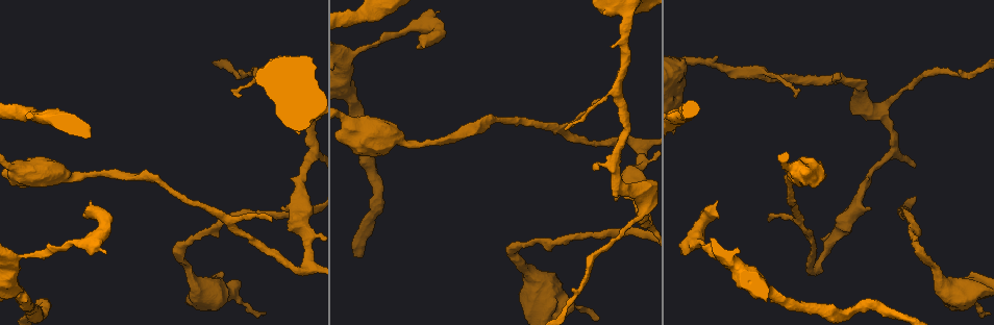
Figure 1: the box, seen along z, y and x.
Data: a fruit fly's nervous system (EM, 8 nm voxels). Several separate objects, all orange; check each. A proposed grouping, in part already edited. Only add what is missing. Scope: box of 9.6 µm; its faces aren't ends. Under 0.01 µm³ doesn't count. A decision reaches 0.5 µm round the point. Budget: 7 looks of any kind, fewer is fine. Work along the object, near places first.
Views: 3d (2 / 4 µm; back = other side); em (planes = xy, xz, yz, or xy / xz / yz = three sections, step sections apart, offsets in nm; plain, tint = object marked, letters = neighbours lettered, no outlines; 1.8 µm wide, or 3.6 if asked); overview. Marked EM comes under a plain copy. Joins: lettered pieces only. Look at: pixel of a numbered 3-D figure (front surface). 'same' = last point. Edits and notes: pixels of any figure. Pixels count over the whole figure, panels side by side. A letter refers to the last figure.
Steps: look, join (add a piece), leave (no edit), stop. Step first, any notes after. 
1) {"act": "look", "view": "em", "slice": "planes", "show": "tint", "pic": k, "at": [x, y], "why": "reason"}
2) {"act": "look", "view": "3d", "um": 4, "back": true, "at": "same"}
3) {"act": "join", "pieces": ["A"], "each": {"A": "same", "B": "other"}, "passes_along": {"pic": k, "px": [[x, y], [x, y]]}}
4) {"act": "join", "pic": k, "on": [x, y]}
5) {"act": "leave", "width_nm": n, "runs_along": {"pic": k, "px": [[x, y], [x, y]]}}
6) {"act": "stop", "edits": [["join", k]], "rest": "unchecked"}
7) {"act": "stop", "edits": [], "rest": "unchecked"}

{"act": "look", "view": "em", "um": 3.6, "slice": "planes", "show": "letters", "pic": 1, "at": [544, 303], "why": "calibre changes"}

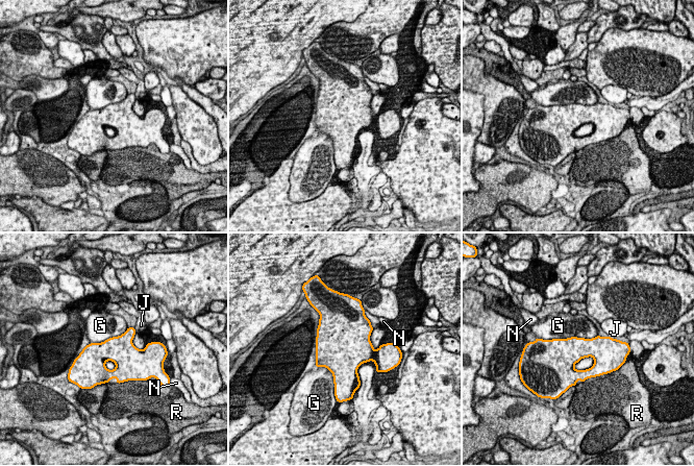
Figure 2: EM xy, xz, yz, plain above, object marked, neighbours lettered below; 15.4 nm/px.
{"act": "leave", "each": {"G": "other", "J": "other", "N": "other", "R": "other"}, "border": {"pic": 2, "px": [[598, 335], [544, 340]]}, "found": "none of them fits"}

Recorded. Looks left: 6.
{"act": "look", "view": "em", "slice": "planes", "show": "letters", "pic": 1, "at": [615, 201], "why": "free end"}

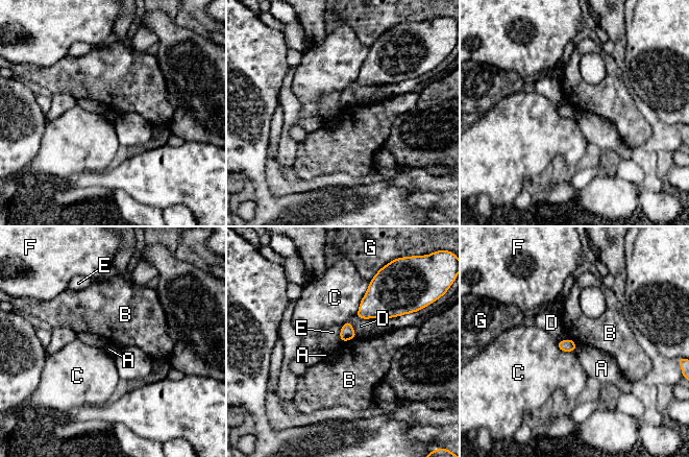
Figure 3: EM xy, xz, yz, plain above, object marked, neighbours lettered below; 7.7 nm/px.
{"act": "leave", "each": {"A": "other", "B": "other", "C": "other", "D": "other", "E": "other", "F": "other", "G": "other"}, "found": "no lettered piece goes on from it"}

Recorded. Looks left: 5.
{"act": "look", "view": "em", "slice": "xz", "step": 16, "show": "letters", "pic": 1, "at": [90, 202], "why": "an open end"}

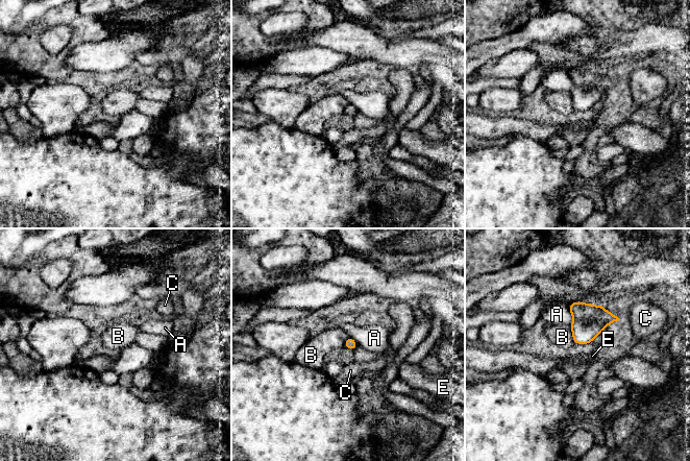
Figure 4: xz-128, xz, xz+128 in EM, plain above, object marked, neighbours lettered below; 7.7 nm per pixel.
{"act": "leave", "longest_contact_nm": ["B", 140], "each": {"A": "other", "B": "other", "C": "other", "E": "other"}, "border": {"pic": 4, "px": [[569, 325], [574, 342]]}, "found": "no lettered piece goes on from it"}

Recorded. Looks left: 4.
{"act": "stop", "edits": [], "rest": "unchecked"}

